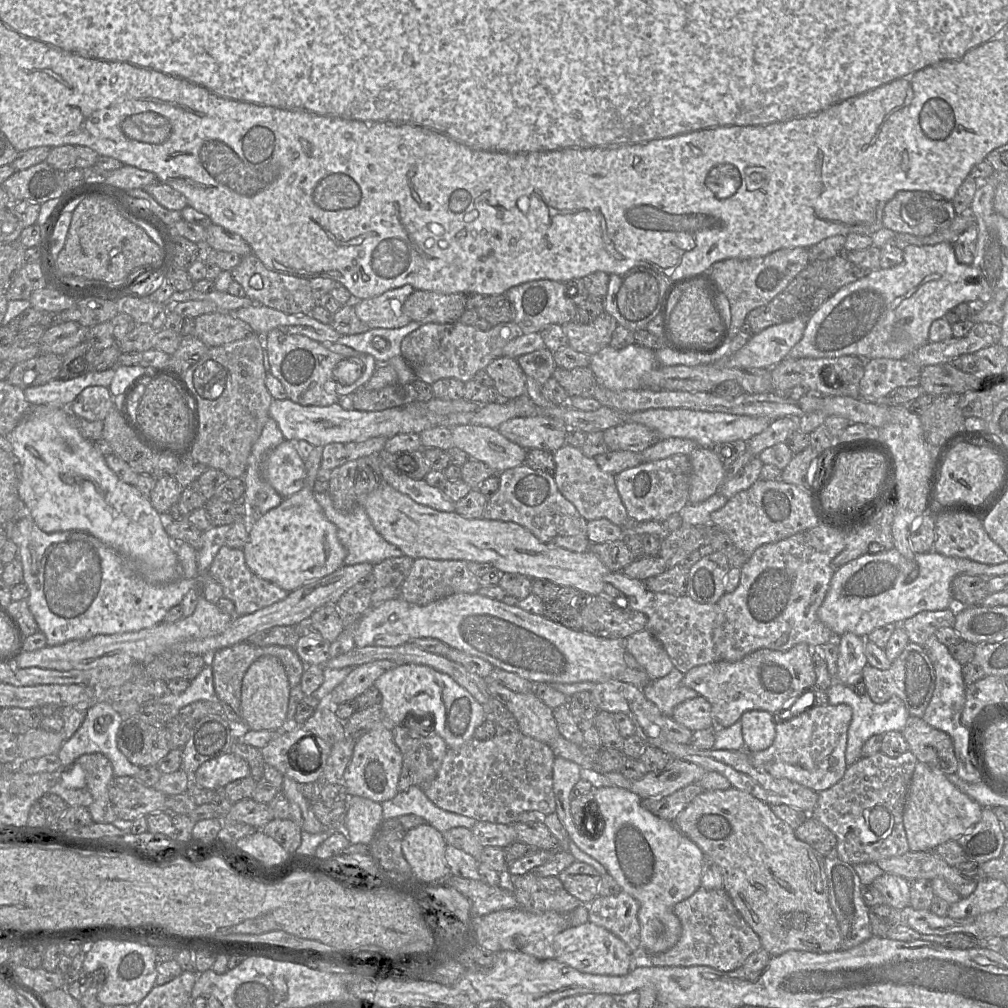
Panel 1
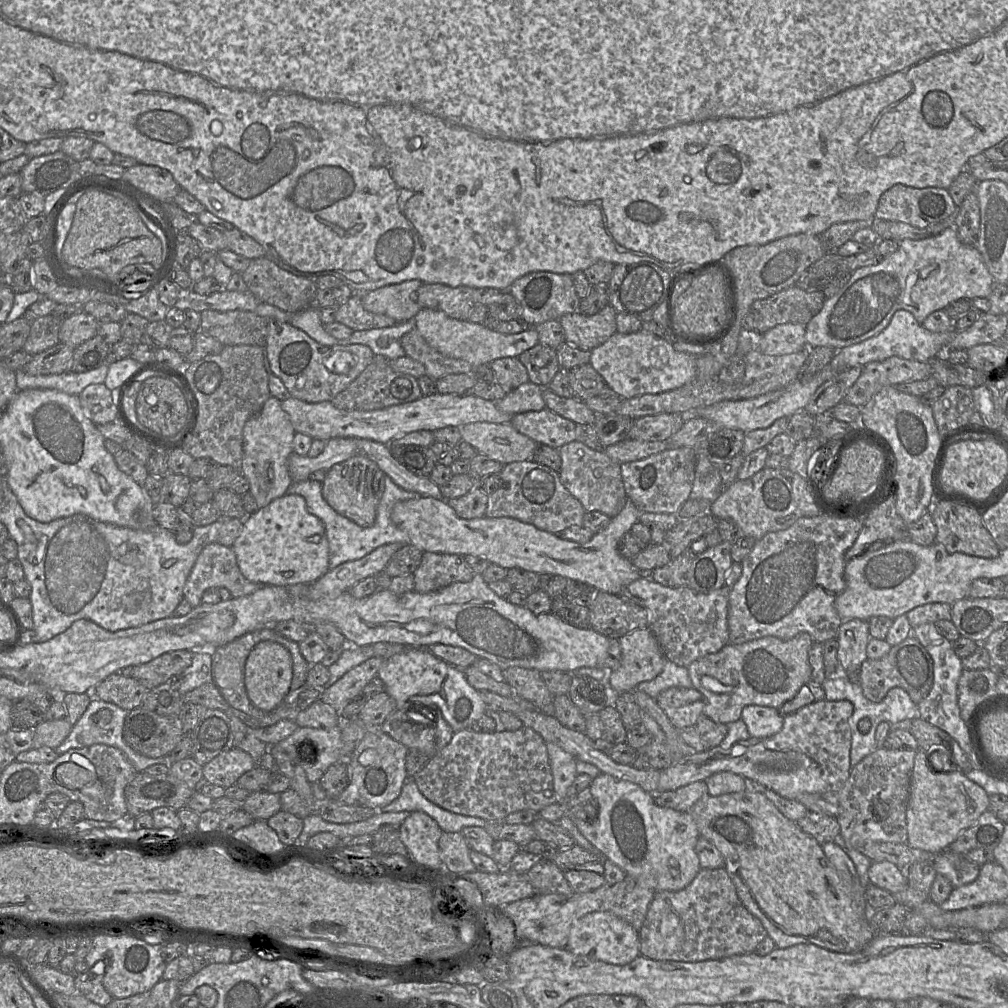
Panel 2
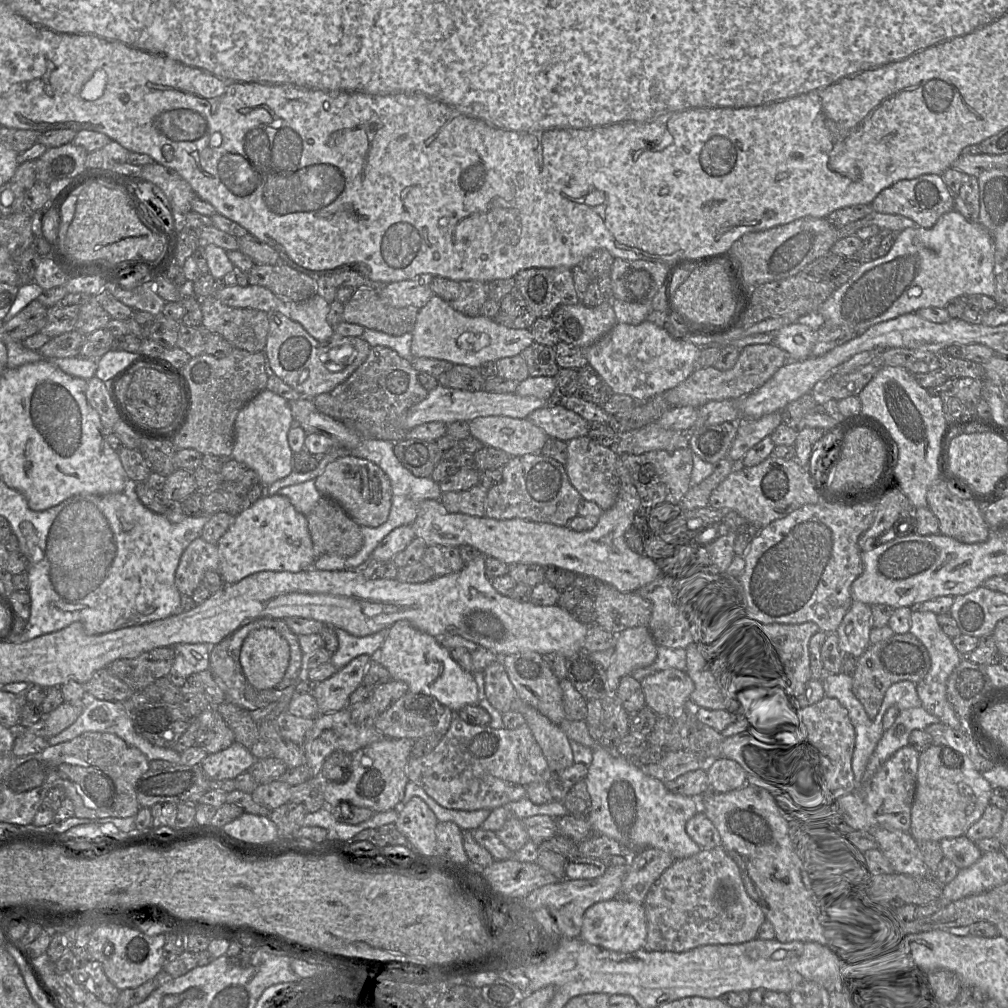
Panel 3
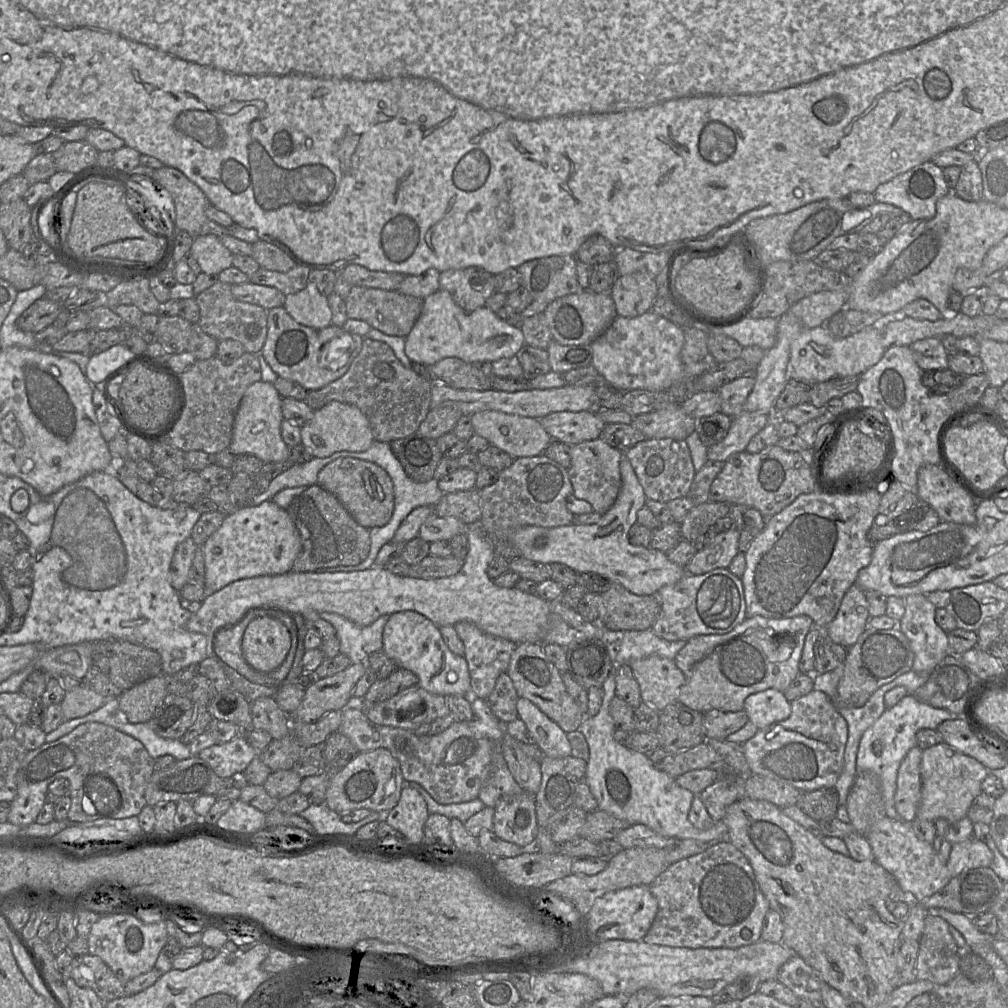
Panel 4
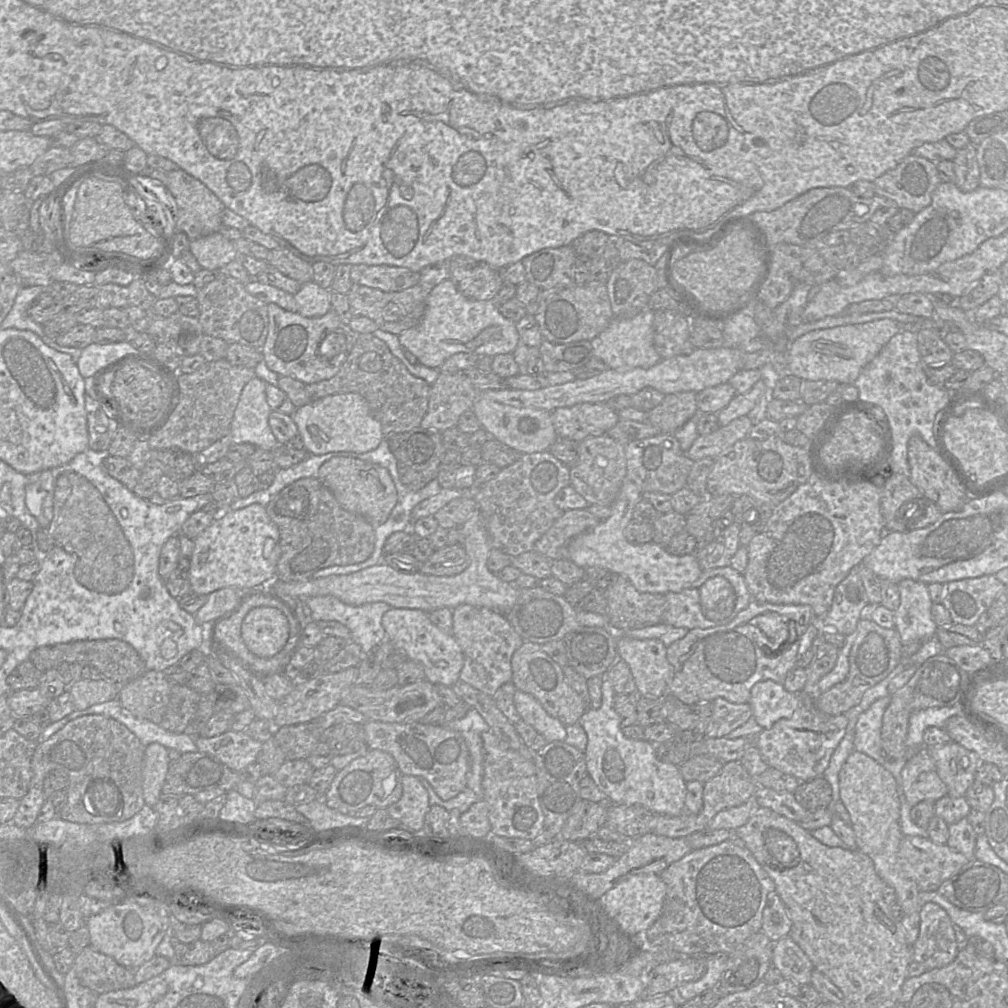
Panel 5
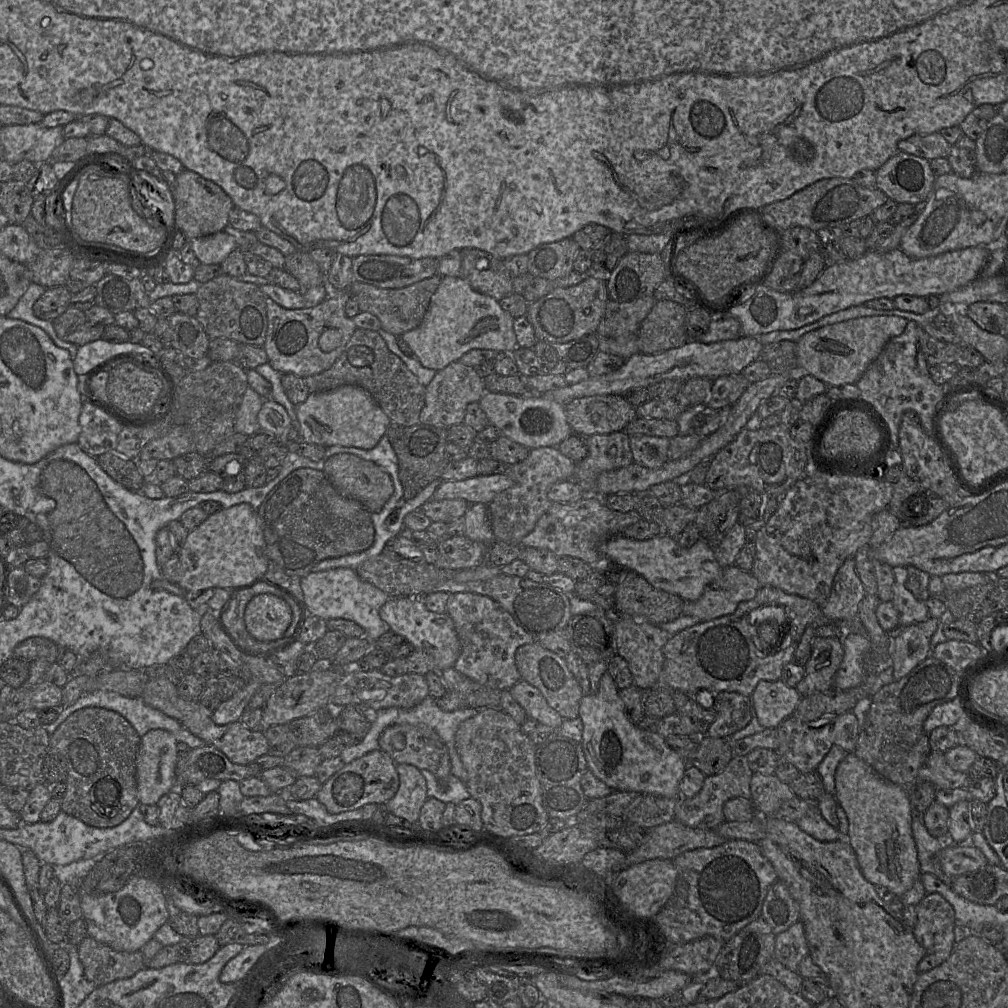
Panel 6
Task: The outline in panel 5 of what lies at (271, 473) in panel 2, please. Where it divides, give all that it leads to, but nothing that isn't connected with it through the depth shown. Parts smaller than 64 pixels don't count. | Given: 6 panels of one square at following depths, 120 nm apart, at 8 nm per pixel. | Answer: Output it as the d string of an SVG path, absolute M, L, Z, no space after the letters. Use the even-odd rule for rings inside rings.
M254 377L244 386L230 427L233 444L250 443L268 451L279 445L268 422L272 409L267 403L266 385Z

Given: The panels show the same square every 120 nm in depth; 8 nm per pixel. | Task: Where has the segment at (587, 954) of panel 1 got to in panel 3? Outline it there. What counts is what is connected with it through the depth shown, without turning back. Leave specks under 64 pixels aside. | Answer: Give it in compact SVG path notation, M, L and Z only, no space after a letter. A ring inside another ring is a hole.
M617 898L595 903L584 913L579 937L592 945L615 952L631 953L643 949L647 937L644 904Z

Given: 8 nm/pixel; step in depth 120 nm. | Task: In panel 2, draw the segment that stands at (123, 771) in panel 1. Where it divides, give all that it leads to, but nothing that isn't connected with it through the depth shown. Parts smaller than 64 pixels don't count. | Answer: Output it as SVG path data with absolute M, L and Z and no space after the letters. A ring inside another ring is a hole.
M98 698L90 699L89 705L63 742L54 750L57 755L66 753L71 749L82 748L94 744L113 746L122 751L132 763L137 772L143 772L147 767L155 764L169 764L168 755L158 758L149 758L134 751L123 739L123 726L127 711L119 706Z

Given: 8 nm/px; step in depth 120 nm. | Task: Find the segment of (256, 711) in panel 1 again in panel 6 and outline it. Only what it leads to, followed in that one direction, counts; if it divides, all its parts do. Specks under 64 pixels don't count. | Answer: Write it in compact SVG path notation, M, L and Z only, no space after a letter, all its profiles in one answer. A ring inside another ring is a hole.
M261 594L248 602L244 612L245 626L256 640L285 641L293 635L296 625L290 606L296 617L299 617L299 610L293 599L283 594L284 599L273 594Z

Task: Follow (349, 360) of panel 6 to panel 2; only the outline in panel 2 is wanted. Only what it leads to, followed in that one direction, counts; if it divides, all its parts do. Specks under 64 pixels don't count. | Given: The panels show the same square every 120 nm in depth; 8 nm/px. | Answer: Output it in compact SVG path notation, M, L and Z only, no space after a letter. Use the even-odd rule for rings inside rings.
M374 354L370 364L345 390L337 394L331 403L340 410L372 411L413 402L422 396L423 394L415 377L394 371L390 366L389 359Z

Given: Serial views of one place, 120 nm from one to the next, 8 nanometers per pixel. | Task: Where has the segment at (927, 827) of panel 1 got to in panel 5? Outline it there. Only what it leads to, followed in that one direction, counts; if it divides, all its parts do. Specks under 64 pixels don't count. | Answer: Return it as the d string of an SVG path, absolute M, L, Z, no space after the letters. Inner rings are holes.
M953 741L927 748L938 776L947 786L947 795L964 797L975 781L975 772L980 764L978 755Z

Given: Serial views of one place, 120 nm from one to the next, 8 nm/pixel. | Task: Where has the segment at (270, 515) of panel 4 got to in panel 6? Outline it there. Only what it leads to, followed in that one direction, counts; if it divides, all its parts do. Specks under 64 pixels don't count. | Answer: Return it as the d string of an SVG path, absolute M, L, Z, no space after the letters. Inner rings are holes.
M241 503L227 509L221 509L219 512L208 516L202 524L189 531L179 559L181 578L178 585L186 591L216 588L234 591L265 579L263 576L267 571L269 560L266 557L265 540L256 511L250 504Z

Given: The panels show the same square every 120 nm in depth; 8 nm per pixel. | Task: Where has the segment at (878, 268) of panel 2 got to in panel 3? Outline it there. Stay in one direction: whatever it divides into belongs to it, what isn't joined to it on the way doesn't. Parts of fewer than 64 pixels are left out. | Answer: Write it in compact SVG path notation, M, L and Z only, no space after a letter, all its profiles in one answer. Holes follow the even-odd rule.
M953 209L942 215L931 228L916 226L897 233L893 246L885 256L863 263L845 284L835 289L818 311L825 324L849 328L861 335L878 323L915 313L922 308L945 308L956 297L994 297L997 271L994 243L989 232L979 222L968 221Z

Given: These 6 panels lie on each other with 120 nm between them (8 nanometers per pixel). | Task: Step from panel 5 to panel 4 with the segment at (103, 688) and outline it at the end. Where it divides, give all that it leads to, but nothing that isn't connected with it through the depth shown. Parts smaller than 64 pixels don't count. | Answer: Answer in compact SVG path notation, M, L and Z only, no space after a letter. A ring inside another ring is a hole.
M80 683L71 691L67 691L60 703L64 721L85 716L99 707L107 699L94 690Z

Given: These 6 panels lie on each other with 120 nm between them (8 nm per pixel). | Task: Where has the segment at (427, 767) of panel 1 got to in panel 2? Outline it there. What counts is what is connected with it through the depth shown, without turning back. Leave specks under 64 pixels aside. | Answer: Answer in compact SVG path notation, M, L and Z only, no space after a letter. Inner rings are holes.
M396 709L383 722L380 730L408 749L419 750L432 758L451 741L454 734L441 712L435 709L435 713L434 724L426 725L411 721L406 711Z

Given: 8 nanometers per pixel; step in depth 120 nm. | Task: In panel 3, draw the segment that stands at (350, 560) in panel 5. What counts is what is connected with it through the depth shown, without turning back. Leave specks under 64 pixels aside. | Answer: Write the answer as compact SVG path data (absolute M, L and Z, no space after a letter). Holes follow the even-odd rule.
M321 497L306 518L316 557L325 554L351 557L362 548L363 535L360 526L332 499Z

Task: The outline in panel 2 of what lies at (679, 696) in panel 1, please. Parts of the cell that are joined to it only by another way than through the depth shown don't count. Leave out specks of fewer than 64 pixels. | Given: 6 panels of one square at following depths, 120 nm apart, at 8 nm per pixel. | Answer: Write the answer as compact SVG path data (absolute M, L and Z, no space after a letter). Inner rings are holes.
M667 659L662 672L657 677L637 685L638 690L653 699L656 699L661 692L671 687L692 688L693 685L689 677L688 668L678 666Z

